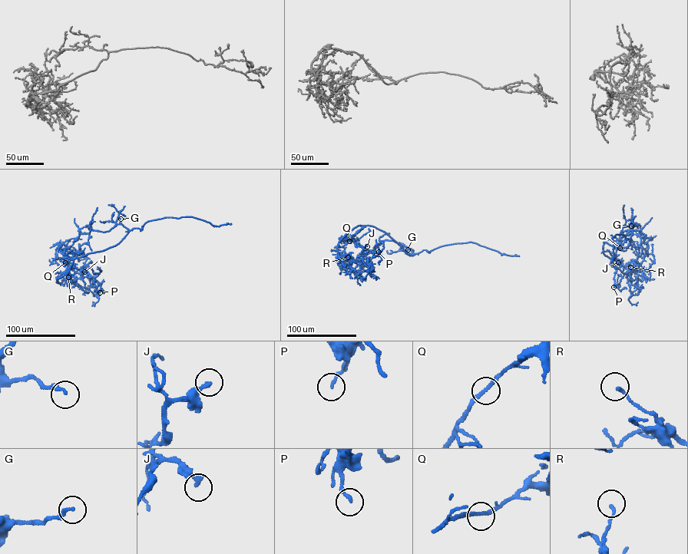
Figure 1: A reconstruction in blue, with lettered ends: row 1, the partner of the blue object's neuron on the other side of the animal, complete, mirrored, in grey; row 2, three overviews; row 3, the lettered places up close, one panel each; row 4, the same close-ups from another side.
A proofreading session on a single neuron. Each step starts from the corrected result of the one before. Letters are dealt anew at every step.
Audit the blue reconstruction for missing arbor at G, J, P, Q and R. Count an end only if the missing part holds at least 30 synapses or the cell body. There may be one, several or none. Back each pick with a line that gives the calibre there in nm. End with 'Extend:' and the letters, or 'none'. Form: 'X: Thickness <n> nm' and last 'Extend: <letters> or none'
Extend: none

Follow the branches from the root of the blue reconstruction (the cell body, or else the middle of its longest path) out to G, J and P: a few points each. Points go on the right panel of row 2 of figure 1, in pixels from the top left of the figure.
G: (607, 243), (613, 246), (627, 246), (632, 235), (631, 225)
J: (607, 243), (603, 242), (603, 254), (630, 270), (636, 269), (637, 265), (633, 263), (623, 266), (618, 262)
P: (607, 243), (603, 242), (603, 247), (606, 256), (630, 271), (636, 270), (637, 265), (613, 287)

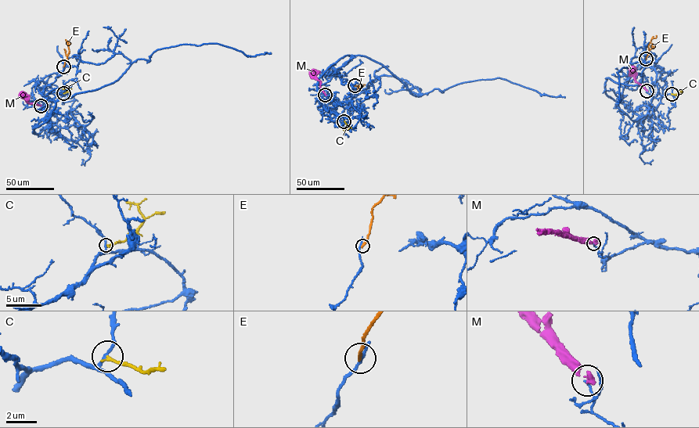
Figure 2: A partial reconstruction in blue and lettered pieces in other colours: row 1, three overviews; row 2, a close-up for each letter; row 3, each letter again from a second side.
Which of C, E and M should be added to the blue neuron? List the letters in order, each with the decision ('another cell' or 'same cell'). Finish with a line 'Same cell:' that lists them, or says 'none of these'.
C: another cell
E: another cell
M: another cell
Same cell: none of these

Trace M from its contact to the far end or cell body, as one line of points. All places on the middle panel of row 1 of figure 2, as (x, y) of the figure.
M: (326, 95), (312, 70)

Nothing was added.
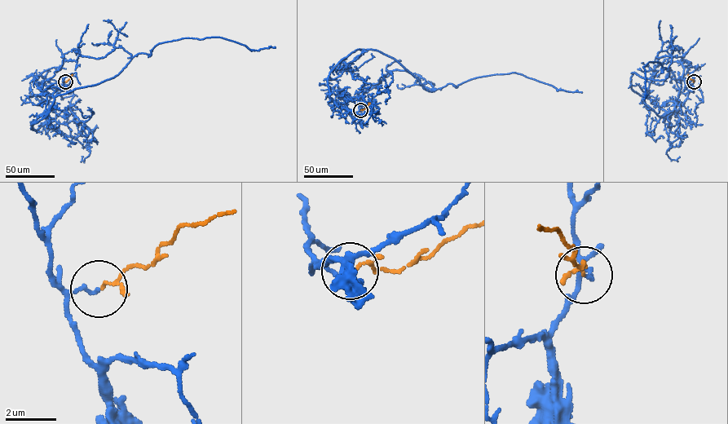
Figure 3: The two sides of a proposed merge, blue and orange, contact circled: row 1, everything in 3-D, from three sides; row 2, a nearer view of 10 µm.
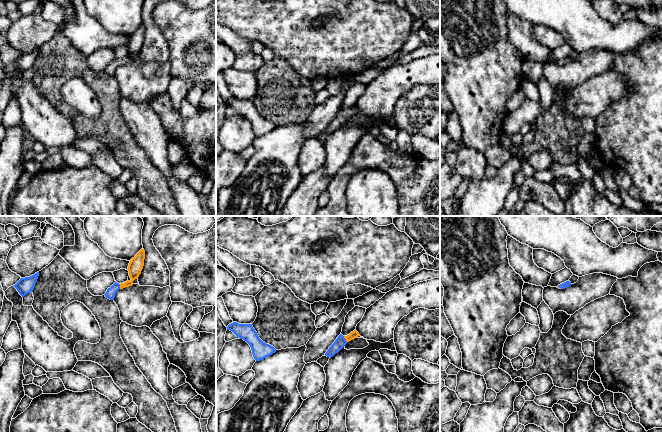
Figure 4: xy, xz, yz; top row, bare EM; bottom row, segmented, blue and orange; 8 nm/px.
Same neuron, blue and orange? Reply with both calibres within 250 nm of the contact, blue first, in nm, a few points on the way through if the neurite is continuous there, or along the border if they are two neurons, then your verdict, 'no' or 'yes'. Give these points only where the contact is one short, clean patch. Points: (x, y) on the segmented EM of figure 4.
90/60 nm | across xz (340, 342), (345, 339), (354, 334) | yes

